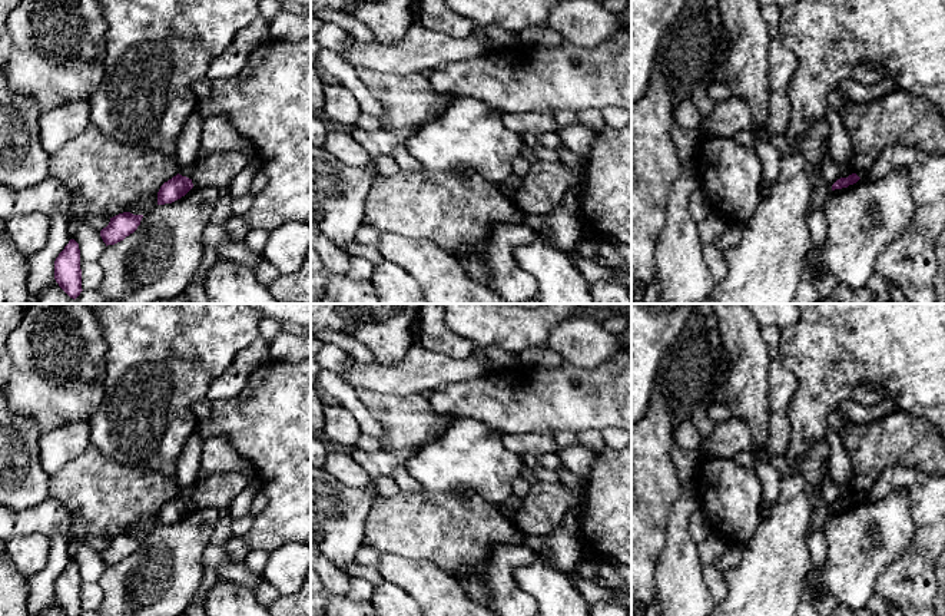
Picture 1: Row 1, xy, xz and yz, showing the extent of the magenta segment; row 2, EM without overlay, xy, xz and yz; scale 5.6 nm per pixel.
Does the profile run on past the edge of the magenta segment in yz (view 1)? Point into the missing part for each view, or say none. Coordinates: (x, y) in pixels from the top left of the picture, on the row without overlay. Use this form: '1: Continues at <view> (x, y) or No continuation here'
1: No continuation here

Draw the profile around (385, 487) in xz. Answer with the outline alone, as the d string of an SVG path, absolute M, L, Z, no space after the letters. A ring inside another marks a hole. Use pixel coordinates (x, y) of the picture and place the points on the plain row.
M382 477L377 480L375 493L379 497L388 499L397 497L401 493L401 489L398 487L394 477Z

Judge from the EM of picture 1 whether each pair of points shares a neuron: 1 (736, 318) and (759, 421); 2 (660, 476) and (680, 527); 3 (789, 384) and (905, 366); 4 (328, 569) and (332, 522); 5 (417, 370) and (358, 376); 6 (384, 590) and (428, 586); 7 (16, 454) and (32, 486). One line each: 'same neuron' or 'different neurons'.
1: same neuron
2: different neurons
3: different neurons
4: different neurons
5: same neuron
6: different neurons
7: same neuron

